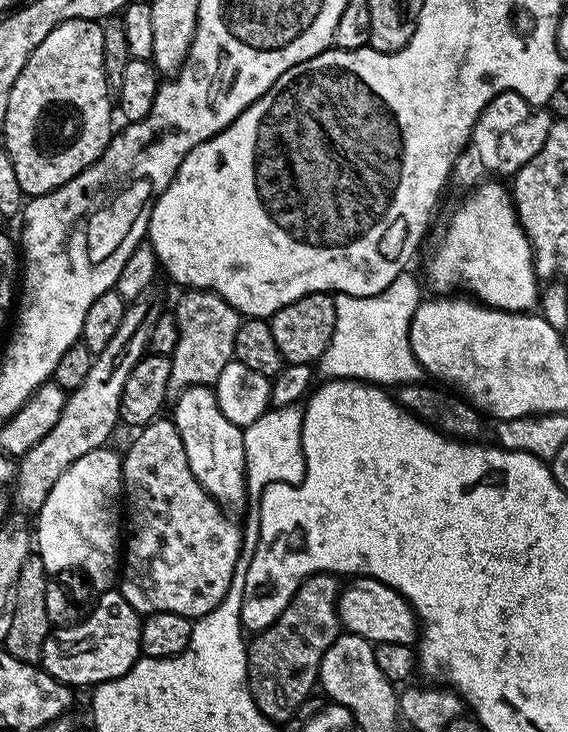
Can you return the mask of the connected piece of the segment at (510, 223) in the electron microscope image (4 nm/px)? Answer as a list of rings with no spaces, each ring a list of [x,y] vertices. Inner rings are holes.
[[[481,182],[473,187],[467,193],[469,196],[453,210],[436,244],[436,253],[428,260],[428,280],[440,294],[455,293],[455,288],[469,288],[471,295],[487,307],[500,308],[503,312],[528,312],[537,307],[542,291],[541,281],[536,279],[536,267],[532,265],[532,247],[516,216],[509,189],[488,183]]]

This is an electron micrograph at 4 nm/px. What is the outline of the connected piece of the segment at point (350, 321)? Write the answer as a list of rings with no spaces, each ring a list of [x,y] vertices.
[[[405,270],[401,276],[394,278],[384,292],[373,296],[336,296],[336,321],[334,322],[334,338],[330,338],[330,346],[318,361],[321,377],[324,380],[362,380],[377,386],[403,386],[414,384],[421,379],[422,369],[414,350],[410,346],[410,326],[416,308],[422,302],[420,284]]]

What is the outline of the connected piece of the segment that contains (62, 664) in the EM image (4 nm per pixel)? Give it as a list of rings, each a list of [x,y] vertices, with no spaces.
[[[119,590],[99,593],[98,599],[100,601],[93,606],[89,616],[87,613],[76,624],[53,627],[48,633],[42,646],[39,667],[49,672],[58,682],[69,686],[95,686],[118,679],[141,659],[141,613],[136,612],[130,602],[126,602]]]

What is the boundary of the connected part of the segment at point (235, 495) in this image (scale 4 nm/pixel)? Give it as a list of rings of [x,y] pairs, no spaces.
[[[209,385],[194,386],[175,397],[176,416],[174,423],[180,432],[182,446],[186,450],[186,462],[190,462],[190,470],[194,478],[198,478],[201,486],[217,500],[221,506],[240,504],[246,500],[246,481],[244,478],[244,429],[239,428],[222,410],[216,401],[215,391]]]

